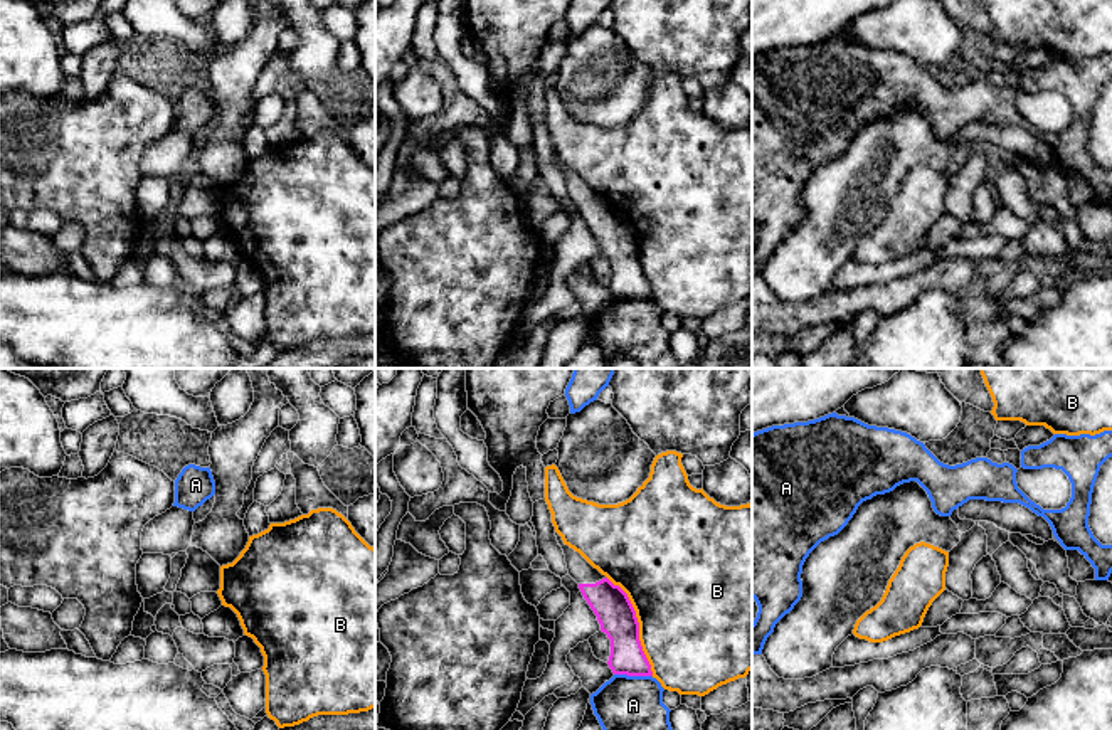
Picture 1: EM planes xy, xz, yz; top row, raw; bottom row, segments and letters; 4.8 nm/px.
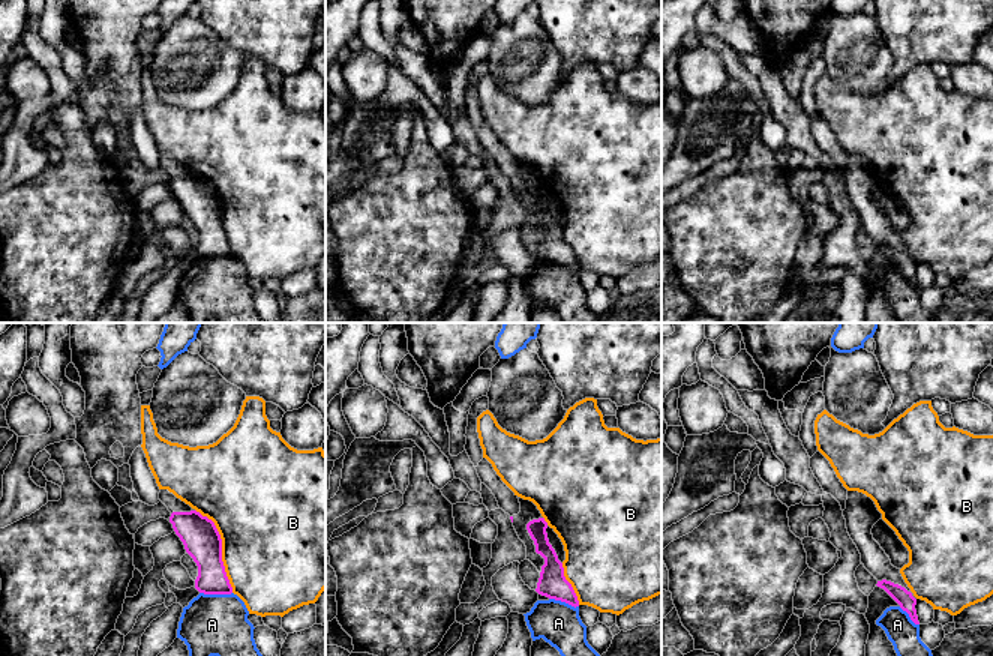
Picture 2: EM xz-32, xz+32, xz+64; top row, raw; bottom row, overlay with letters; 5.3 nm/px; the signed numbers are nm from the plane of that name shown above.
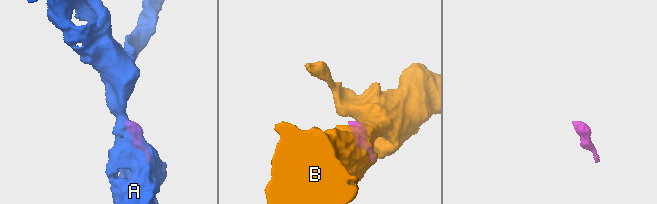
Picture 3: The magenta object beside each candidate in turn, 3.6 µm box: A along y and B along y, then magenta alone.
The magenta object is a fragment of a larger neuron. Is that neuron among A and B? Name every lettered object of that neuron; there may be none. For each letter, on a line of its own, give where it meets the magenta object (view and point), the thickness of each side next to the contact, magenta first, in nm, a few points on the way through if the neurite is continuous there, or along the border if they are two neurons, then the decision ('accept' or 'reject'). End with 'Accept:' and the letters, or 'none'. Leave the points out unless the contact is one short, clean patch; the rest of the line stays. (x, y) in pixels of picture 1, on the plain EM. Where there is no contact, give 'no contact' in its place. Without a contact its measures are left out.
A: contact xz (633, 298); calibres 160 and 280 nm; border xz (614, 296), (651, 300); reject
B: contact xz (638, 248); calibres 180 and 500 nm; reject
Accept: none

